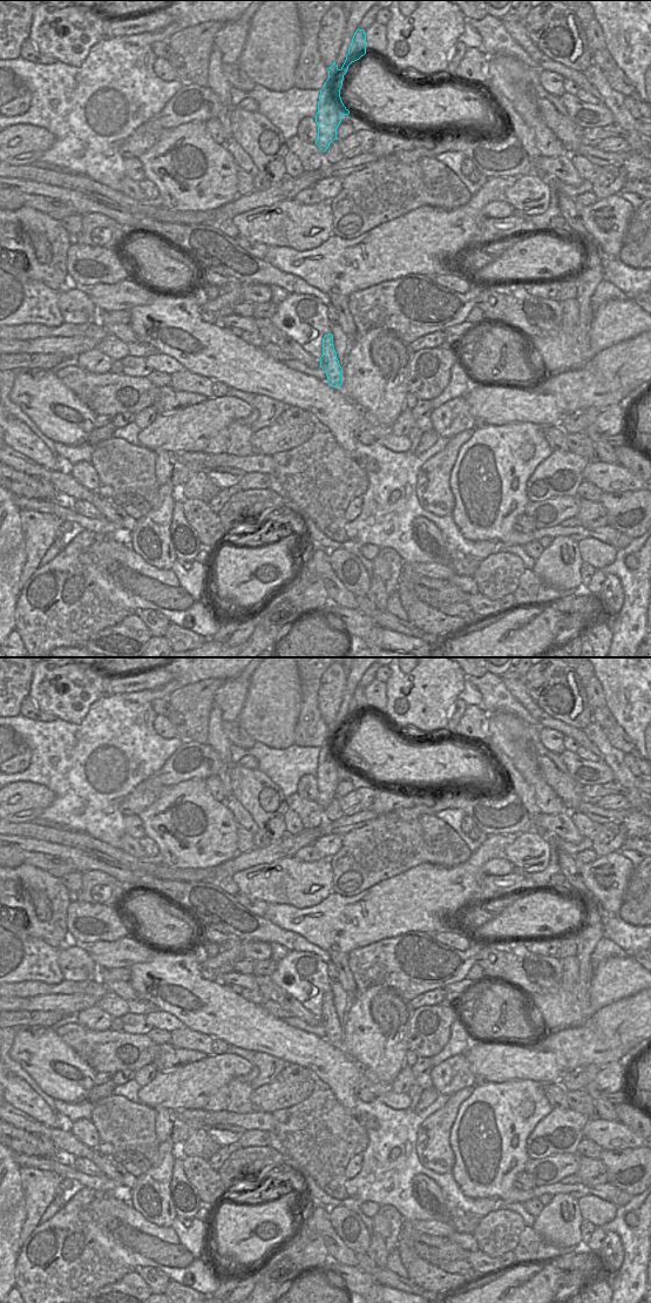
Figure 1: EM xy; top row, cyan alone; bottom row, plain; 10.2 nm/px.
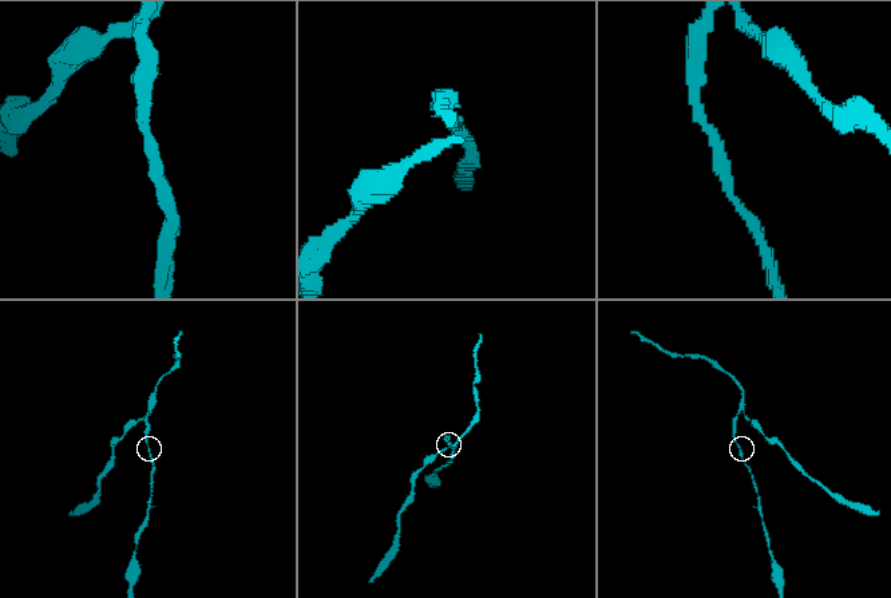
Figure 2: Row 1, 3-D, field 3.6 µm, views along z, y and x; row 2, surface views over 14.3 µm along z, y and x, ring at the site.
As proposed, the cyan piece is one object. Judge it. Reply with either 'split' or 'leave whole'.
split

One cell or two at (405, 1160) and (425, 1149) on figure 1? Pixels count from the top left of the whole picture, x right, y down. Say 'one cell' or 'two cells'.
two cells

